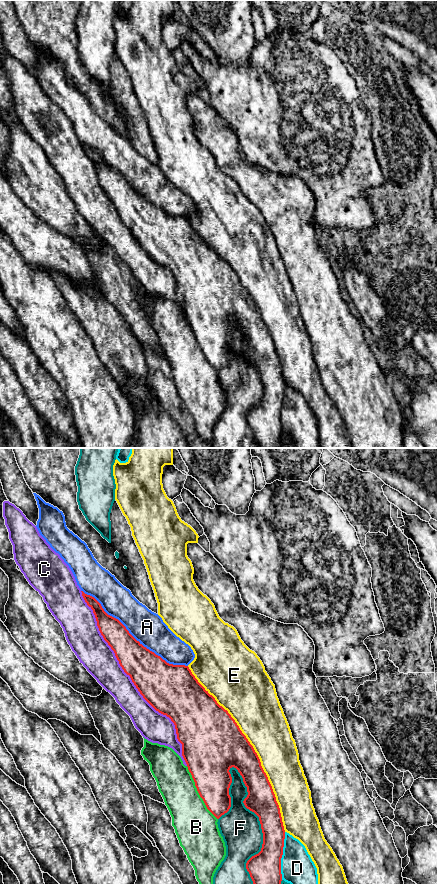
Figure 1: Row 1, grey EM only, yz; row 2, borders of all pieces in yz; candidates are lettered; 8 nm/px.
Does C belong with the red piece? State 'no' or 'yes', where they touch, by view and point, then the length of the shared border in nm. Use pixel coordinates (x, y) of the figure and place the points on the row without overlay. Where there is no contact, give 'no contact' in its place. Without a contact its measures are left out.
no | yz (132, 233) | 1650 nm

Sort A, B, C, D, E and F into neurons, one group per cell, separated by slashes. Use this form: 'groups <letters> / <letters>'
groups A / B / C / D / E / F

